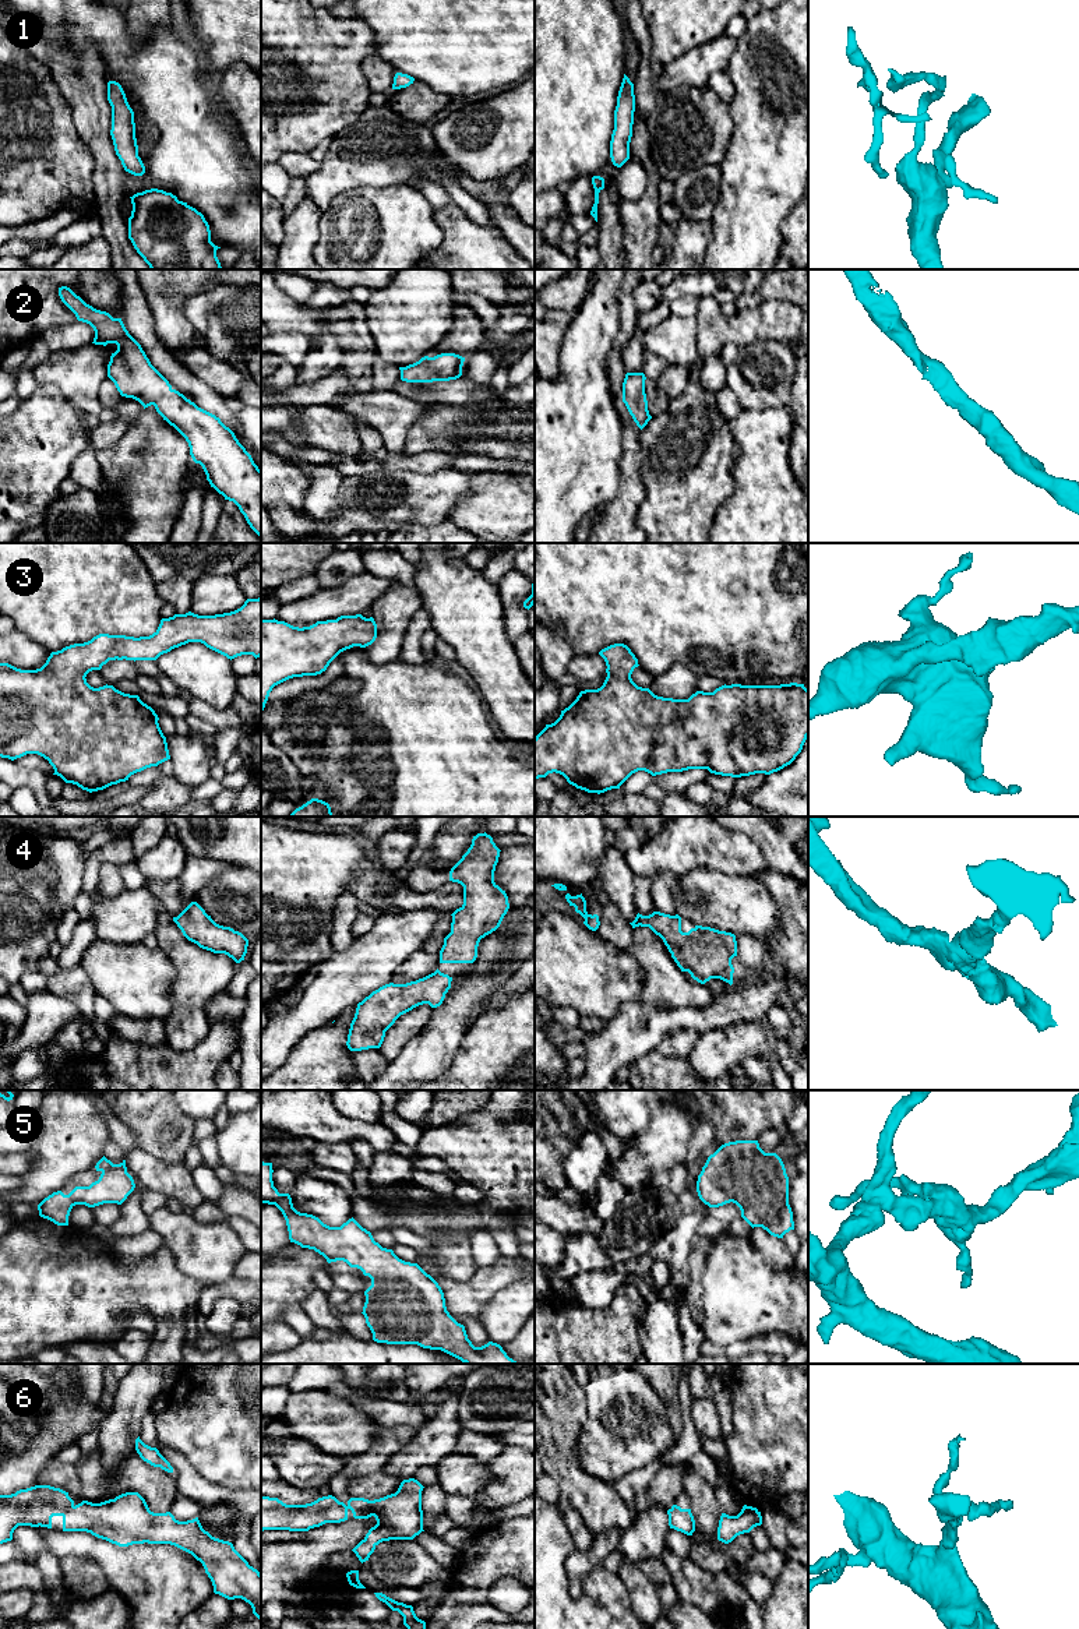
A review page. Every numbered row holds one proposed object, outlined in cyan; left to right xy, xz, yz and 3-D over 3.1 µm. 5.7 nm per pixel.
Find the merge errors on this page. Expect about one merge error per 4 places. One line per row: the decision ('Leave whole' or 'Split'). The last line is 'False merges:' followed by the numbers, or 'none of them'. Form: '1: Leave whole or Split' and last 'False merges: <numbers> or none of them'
1: Leave whole
2: Leave whole
3: Leave whole
4: Leave whole
5: Leave whole
6: Leave whole
False merges: none of them

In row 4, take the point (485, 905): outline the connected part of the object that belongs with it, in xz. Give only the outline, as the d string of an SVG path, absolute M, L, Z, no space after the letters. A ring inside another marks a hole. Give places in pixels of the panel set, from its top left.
M477 833L462 858L451 868L449 881L463 886L463 905L452 916L440 963L473 963L482 938L496 931L509 909L508 896L494 882L500 849L490 835Z

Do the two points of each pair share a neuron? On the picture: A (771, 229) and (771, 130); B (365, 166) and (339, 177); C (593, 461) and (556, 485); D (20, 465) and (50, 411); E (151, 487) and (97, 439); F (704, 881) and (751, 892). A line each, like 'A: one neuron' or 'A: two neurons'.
A: one neuron
B: one neuron
C: one neuron
D: one neuron
E: two neurons
F: one neuron

